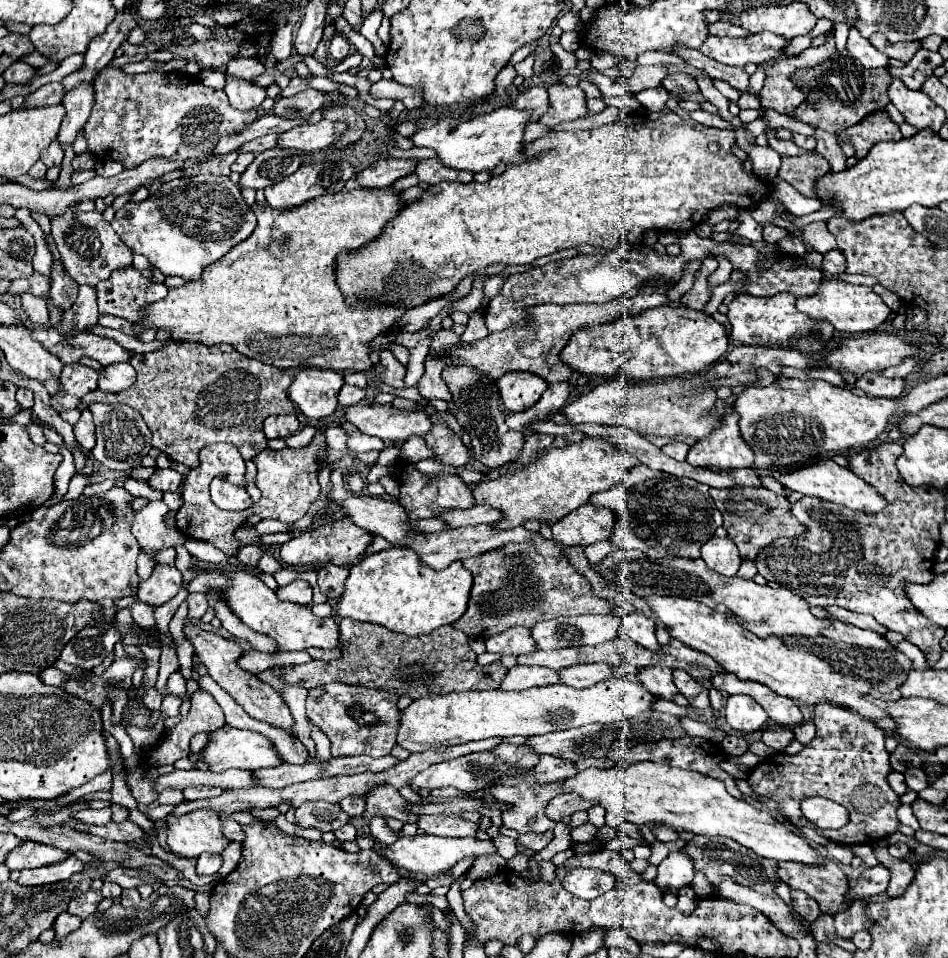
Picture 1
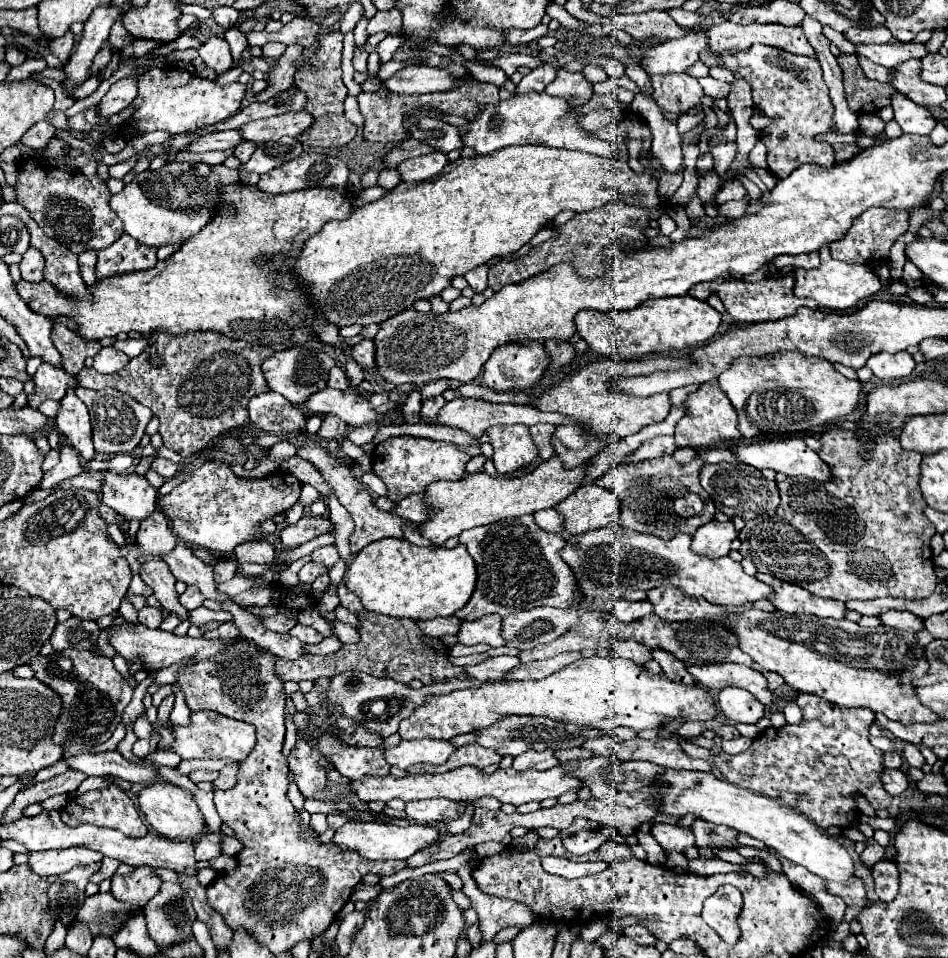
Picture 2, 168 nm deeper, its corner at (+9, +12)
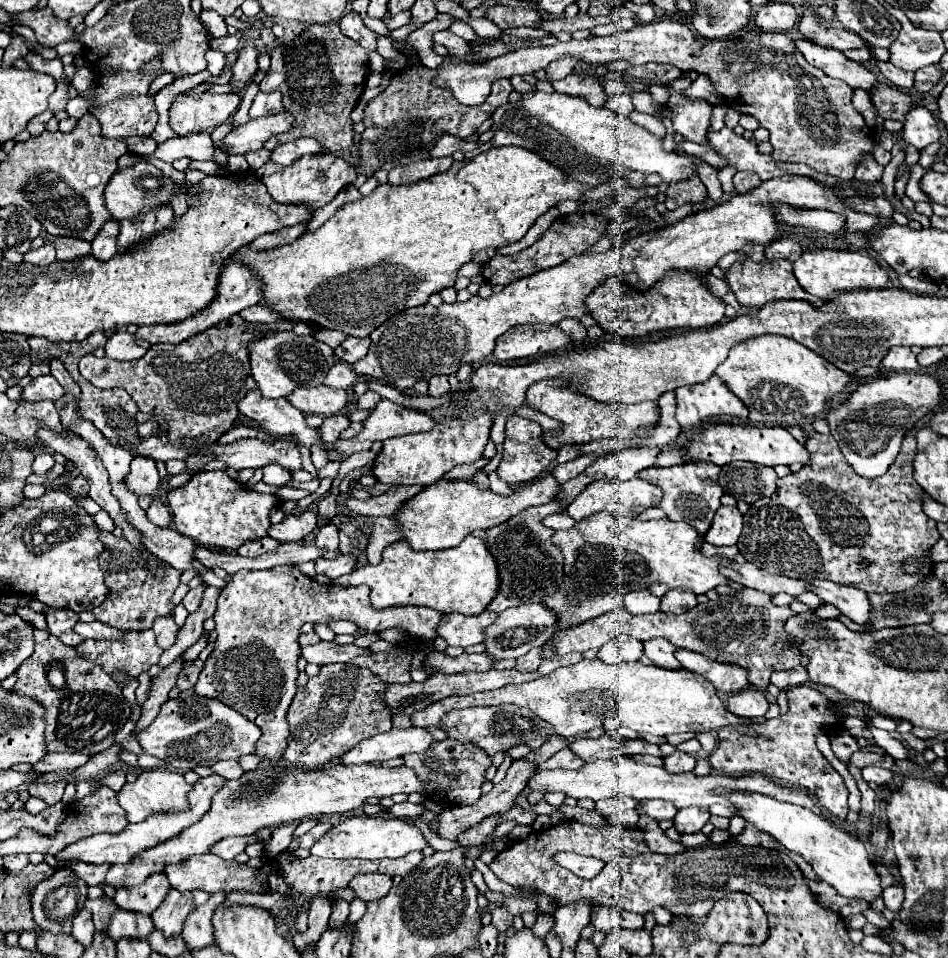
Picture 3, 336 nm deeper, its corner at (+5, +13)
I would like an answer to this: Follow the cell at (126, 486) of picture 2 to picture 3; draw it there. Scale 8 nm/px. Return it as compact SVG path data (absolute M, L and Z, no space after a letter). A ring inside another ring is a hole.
M135 456L131 462L131 472L127 474L127 488L141 498L141 496L157 496L159 492L159 474L155 468L155 460L145 456Z

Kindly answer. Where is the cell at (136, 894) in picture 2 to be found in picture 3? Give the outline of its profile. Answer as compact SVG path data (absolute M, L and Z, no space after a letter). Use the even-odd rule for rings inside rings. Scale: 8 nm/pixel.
M157 872L155 876L147 876L139 888L115 888L115 904L123 910L143 912L151 914L169 892L169 880L163 872Z

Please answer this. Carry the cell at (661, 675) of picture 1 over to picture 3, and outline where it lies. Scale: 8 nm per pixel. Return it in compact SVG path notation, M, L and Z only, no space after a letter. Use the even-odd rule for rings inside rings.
M619 634L599 650L597 658L607 662L607 664L621 664L621 662L641 660L643 654L645 652L643 652L643 642L641 640L635 640L633 636Z

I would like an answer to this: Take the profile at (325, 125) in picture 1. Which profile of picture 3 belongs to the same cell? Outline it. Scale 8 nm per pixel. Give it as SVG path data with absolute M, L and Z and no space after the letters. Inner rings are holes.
M283 110L275 116L255 118L243 126L231 130L223 140L223 148L229 154L245 154L245 152L259 150L259 148L263 148L267 138L291 130L293 122L295 122L295 118L287 110Z

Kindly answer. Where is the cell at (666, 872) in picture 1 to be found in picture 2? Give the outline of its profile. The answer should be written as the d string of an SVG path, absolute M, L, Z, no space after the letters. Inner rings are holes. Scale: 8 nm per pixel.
M653 823L651 835L659 841L659 845L669 851L683 851L689 845L695 845L695 837L691 829L685 829L681 825L671 823Z

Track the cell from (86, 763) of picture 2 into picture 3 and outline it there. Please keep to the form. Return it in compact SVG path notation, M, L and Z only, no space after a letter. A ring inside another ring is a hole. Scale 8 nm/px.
M47 754L41 762L33 766L37 772L63 772L63 770L75 770L83 766L89 760L89 756L83 754Z

